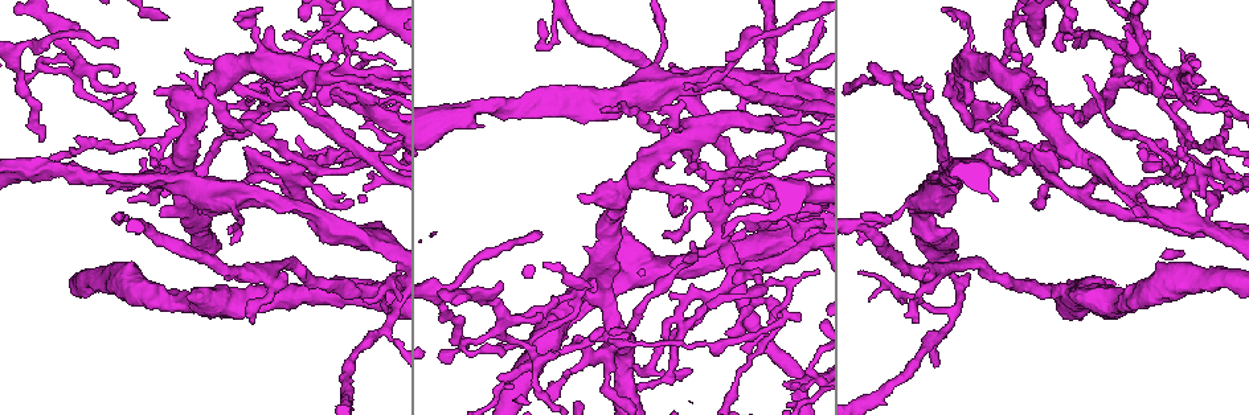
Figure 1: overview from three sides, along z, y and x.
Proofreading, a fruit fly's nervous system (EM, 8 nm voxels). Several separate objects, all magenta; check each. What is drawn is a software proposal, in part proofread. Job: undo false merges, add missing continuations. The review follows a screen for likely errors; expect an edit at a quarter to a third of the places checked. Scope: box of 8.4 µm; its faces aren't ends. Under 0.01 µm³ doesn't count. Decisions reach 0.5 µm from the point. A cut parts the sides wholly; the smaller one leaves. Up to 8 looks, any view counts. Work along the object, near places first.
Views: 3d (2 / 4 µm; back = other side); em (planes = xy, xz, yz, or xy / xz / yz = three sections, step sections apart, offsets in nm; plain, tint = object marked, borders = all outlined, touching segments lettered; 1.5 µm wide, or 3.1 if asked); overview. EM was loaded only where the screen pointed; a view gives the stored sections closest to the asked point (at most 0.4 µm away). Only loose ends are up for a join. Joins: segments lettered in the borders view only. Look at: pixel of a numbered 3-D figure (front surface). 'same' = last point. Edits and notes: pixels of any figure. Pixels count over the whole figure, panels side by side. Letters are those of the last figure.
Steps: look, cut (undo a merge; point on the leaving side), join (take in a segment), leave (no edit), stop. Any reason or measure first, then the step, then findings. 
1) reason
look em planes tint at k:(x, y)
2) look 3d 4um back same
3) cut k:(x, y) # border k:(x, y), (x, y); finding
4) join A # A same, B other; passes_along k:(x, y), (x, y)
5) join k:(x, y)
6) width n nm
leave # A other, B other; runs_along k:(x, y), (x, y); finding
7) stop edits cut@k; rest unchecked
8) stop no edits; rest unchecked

branch stops here
look 3d 2um at 1:(662, 234)

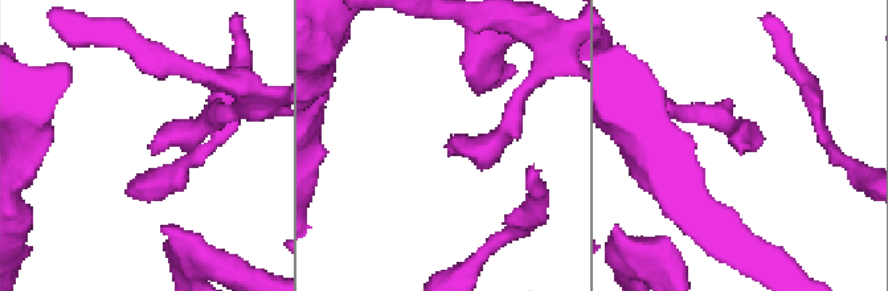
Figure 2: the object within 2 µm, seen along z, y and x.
now the EM
look em planes plain at 2:(151, 149)

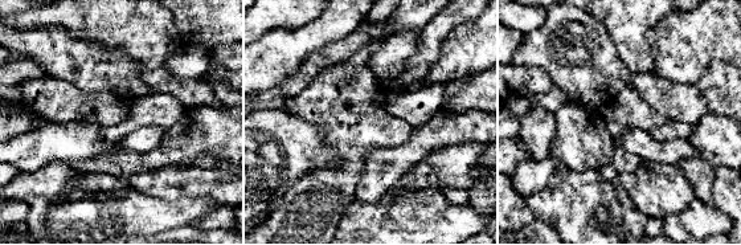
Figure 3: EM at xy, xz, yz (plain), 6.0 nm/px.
look em planes borders same

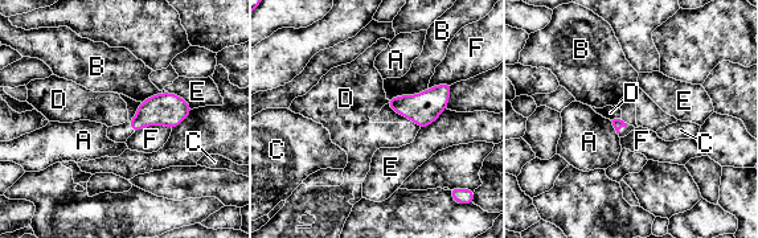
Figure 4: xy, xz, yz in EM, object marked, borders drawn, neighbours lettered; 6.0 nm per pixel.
longest_contact B 260 nm
leave # A other, B other, C other, D other, E other, F other; border 4:(610, 120), (617, 134); none of them fits

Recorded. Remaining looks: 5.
four-way junction
look em planes borders at 1:(373, 292)

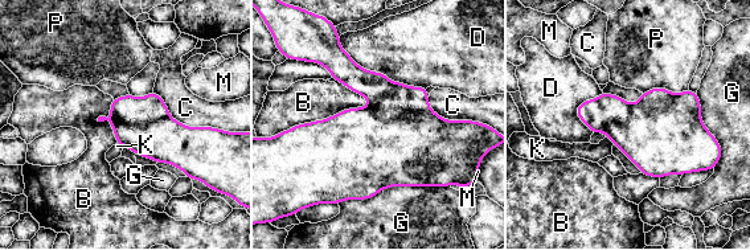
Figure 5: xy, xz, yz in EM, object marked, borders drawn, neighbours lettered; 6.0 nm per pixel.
width 340 nm
cut 5:(390, 98) # B other, C other, D other, G other, K other, M other, P other; border 5:(369, 103), (385, 119), (417, 118); a second neuron is stuck on

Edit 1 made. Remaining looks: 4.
branch stops here
look 3d 4um at 1:(975, 49)

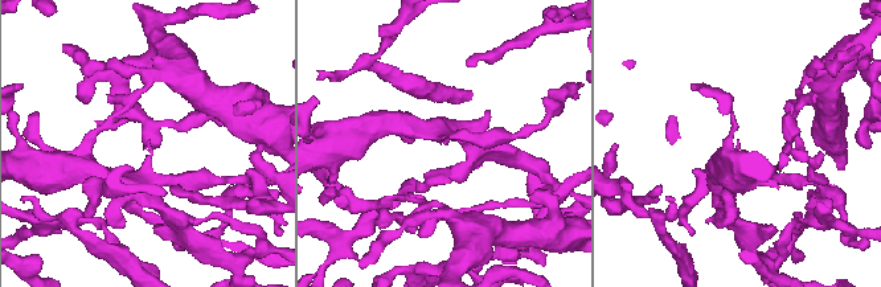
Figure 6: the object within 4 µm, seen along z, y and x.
now the EM
look em yz step 8 tint at 6:(738, 143)

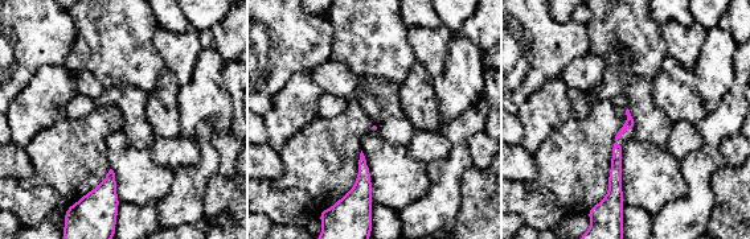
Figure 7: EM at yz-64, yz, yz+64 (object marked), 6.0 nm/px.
another direction
look em planes borders same

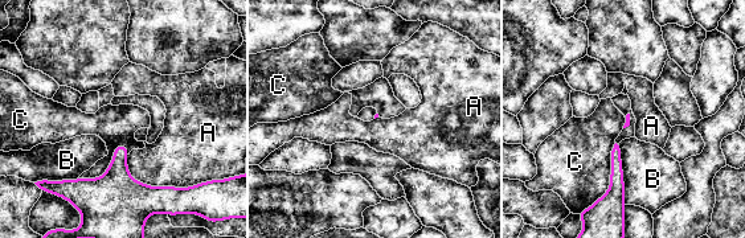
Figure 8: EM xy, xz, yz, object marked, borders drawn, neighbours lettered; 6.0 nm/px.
leave # A other, B other, C other; none of them fits

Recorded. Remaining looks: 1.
stop edits cut@5; rest unchecked

